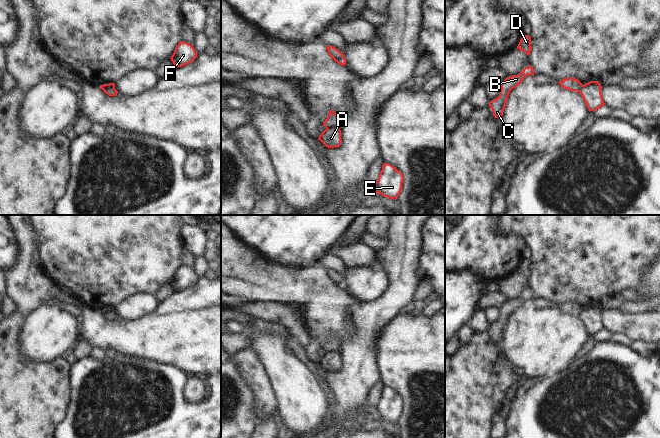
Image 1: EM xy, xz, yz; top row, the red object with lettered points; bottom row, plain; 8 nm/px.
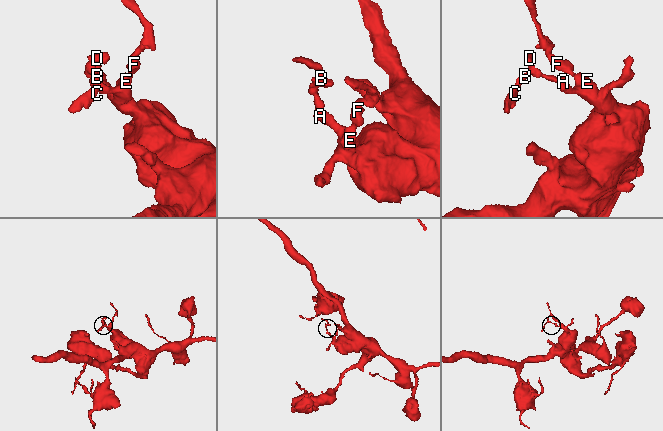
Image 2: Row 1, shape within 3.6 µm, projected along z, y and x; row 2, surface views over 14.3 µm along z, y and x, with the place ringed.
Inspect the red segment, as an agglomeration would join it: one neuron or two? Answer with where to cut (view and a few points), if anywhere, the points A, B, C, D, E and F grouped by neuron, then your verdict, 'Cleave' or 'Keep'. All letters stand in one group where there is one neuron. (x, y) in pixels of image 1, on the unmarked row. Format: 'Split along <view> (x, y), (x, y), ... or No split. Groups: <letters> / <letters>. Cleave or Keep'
Split along xz (338, 350), (326, 353). Groups: A E F / B C D. Cleave

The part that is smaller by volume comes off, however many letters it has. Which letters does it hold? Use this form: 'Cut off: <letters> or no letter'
Cut off: B, C, D

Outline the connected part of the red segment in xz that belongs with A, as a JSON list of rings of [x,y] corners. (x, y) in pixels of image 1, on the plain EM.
[[[331,351],[325,353],[318,364],[320,364],[326,371],[333,372],[341,369],[341,354],[339,351]]]

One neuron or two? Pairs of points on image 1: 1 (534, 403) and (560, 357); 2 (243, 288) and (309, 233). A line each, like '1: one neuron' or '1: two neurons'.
1: two neurons
2: two neurons

